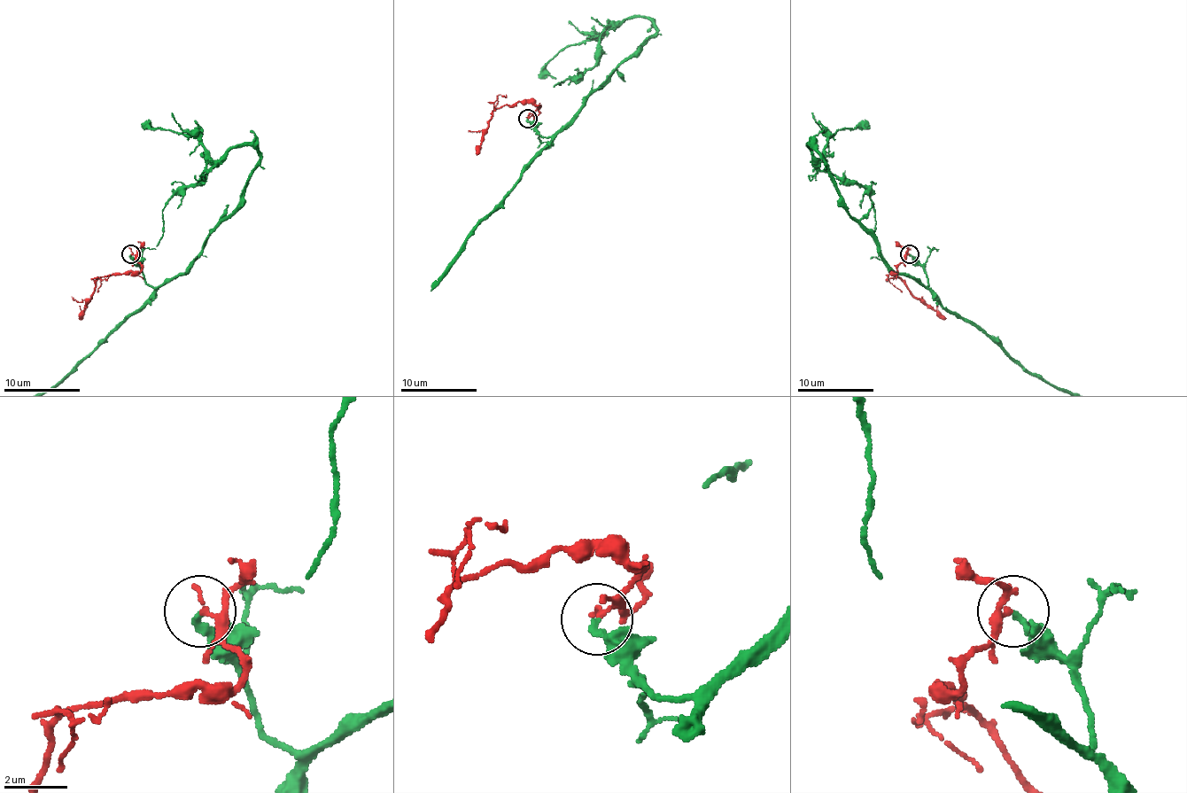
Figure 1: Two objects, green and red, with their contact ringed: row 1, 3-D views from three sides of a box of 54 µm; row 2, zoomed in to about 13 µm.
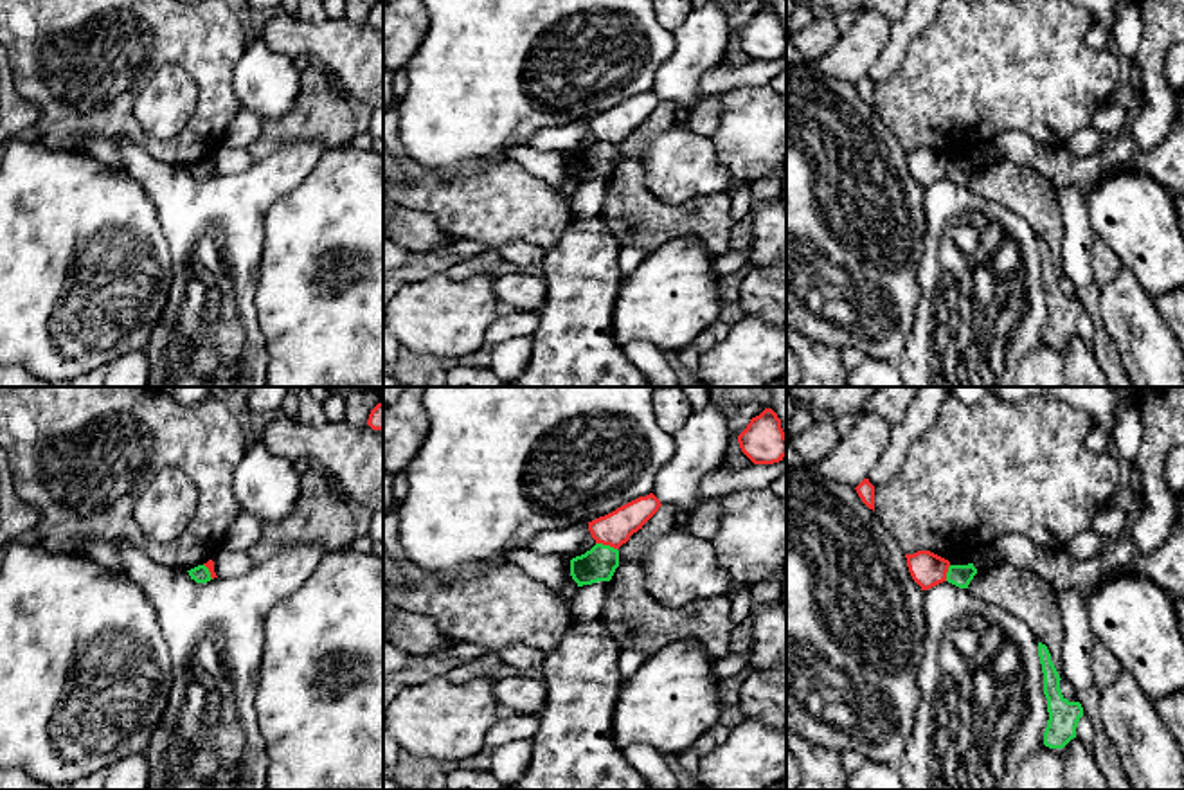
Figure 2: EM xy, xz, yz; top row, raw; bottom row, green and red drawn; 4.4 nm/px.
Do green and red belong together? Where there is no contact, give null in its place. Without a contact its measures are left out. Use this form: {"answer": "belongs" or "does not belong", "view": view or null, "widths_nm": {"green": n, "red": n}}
{"answer": "does not belong", "view": "xz", "widths_nm": {"green": 150, "red": 150}}

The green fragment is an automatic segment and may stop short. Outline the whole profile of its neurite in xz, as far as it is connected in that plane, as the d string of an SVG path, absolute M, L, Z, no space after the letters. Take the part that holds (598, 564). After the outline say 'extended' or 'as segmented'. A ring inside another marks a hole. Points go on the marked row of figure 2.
M596 543L590 551L570 560L570 576L578 587L610 581L619 567L619 551Z; as segmented

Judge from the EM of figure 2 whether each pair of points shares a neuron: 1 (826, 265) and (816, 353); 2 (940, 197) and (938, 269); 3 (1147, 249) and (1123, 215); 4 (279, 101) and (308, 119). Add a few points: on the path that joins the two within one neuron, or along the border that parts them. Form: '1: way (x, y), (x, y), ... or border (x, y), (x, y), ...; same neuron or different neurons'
1: border (805, 335), (839, 351); different neurons
2: way (940, 215), (940, 251); same neuron
3: way (1147, 240), (1132, 224); same neuron
4: border (301, 72), (297, 103), (281, 117), (263, 123); different neurons

